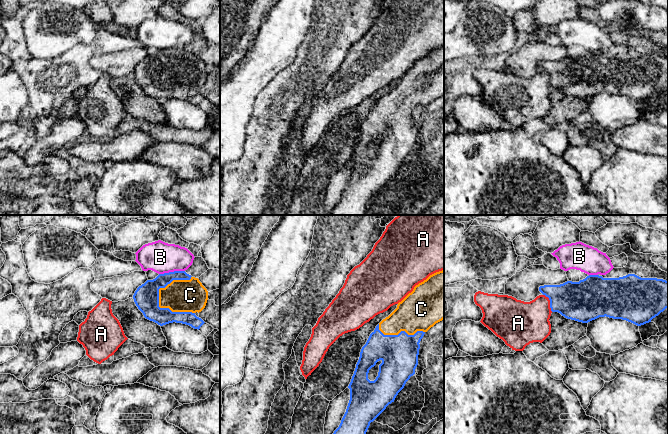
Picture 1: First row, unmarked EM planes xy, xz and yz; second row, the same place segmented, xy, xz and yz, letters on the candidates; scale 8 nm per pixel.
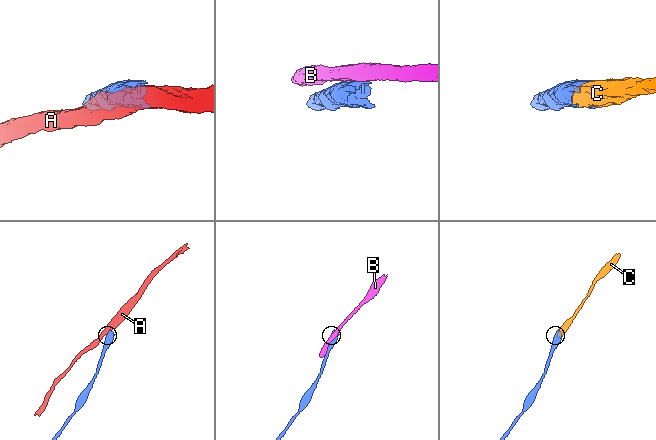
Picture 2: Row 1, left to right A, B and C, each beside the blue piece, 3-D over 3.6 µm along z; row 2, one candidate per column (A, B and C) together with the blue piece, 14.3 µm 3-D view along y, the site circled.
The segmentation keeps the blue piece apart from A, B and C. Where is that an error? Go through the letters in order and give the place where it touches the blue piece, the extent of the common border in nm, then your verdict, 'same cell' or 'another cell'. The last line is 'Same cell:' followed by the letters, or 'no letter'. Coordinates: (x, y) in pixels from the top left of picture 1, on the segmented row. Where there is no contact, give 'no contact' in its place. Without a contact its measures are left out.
A: yz (550, 302) | 160 nm | another cell
B: xy (171, 272) | 220 nm | another cell
C: xy (167, 284) | 360 nm | same cell
Same cell: C

